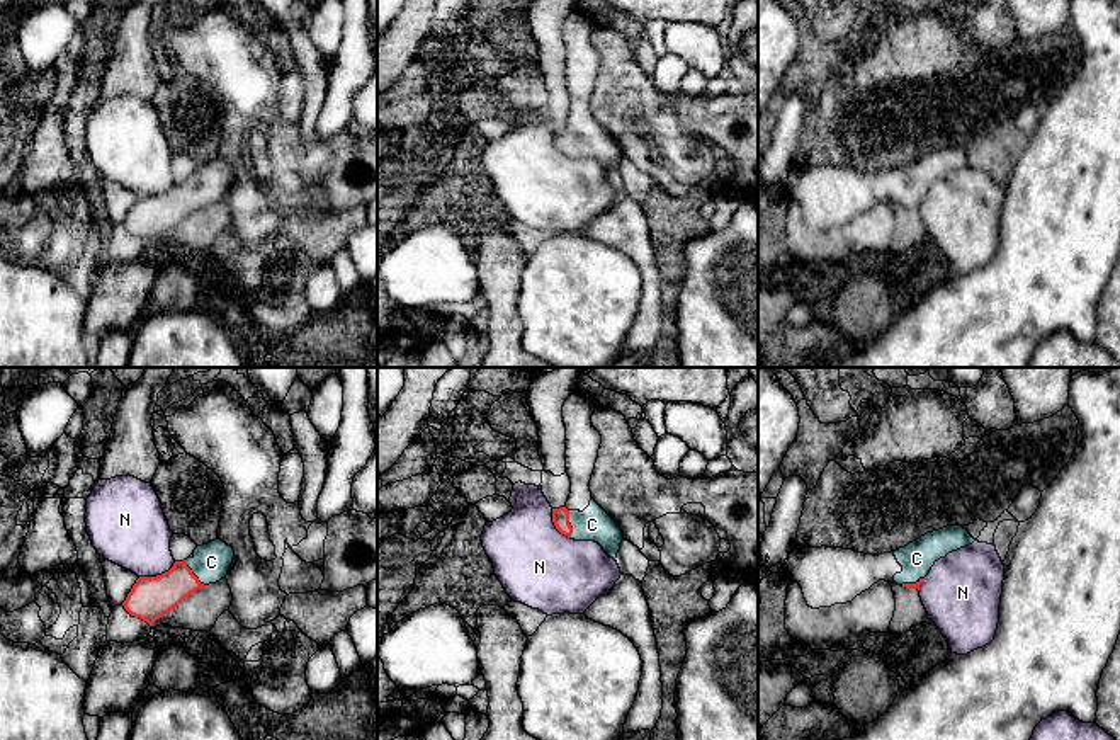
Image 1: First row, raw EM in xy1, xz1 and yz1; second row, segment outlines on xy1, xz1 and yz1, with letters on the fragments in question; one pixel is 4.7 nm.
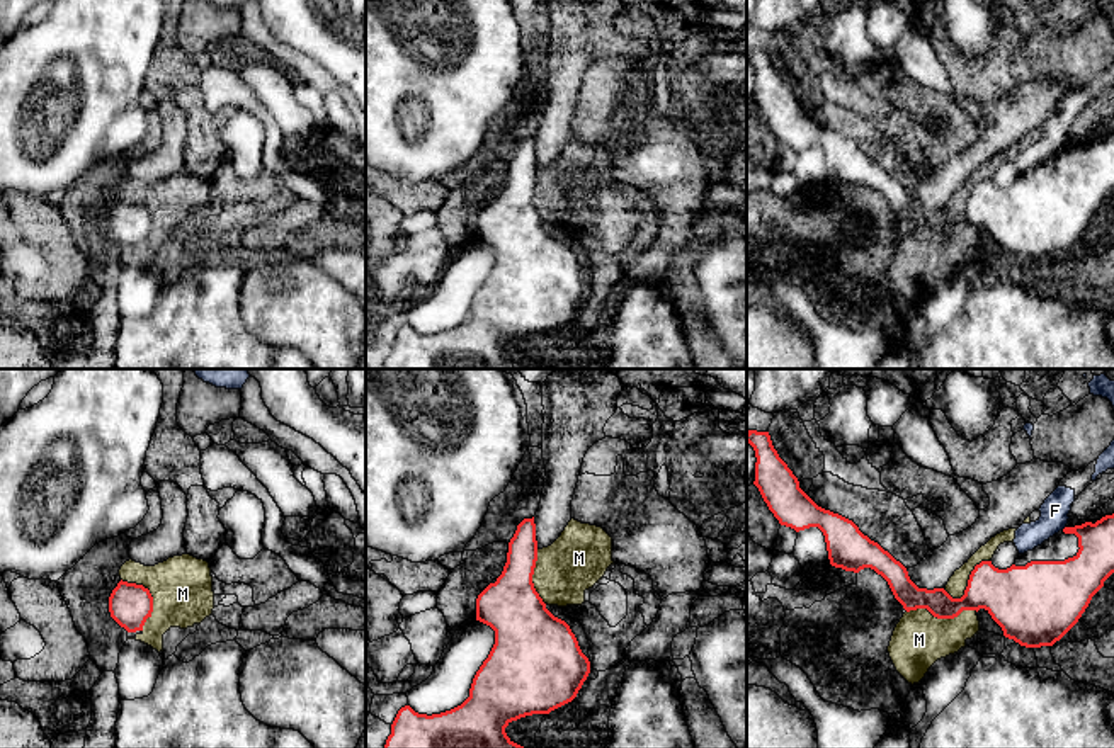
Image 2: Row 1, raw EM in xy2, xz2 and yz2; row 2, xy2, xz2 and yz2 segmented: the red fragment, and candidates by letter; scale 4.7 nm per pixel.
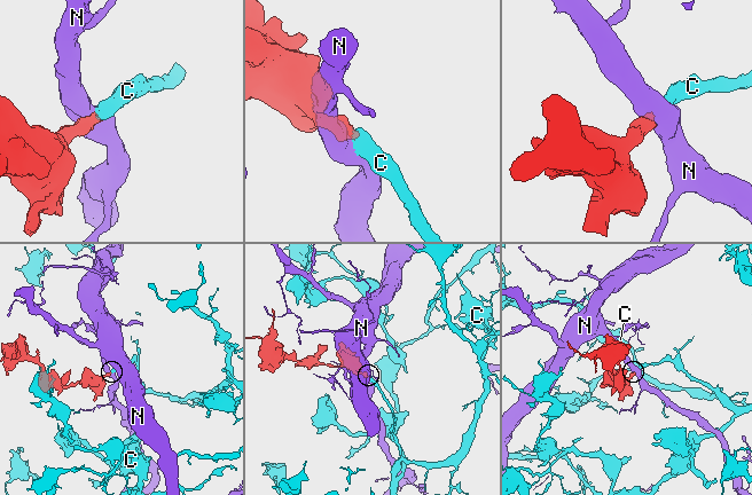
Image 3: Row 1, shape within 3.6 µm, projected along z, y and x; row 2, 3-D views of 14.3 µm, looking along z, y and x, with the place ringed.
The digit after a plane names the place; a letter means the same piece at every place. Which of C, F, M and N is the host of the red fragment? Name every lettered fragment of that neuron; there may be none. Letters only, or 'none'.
C

